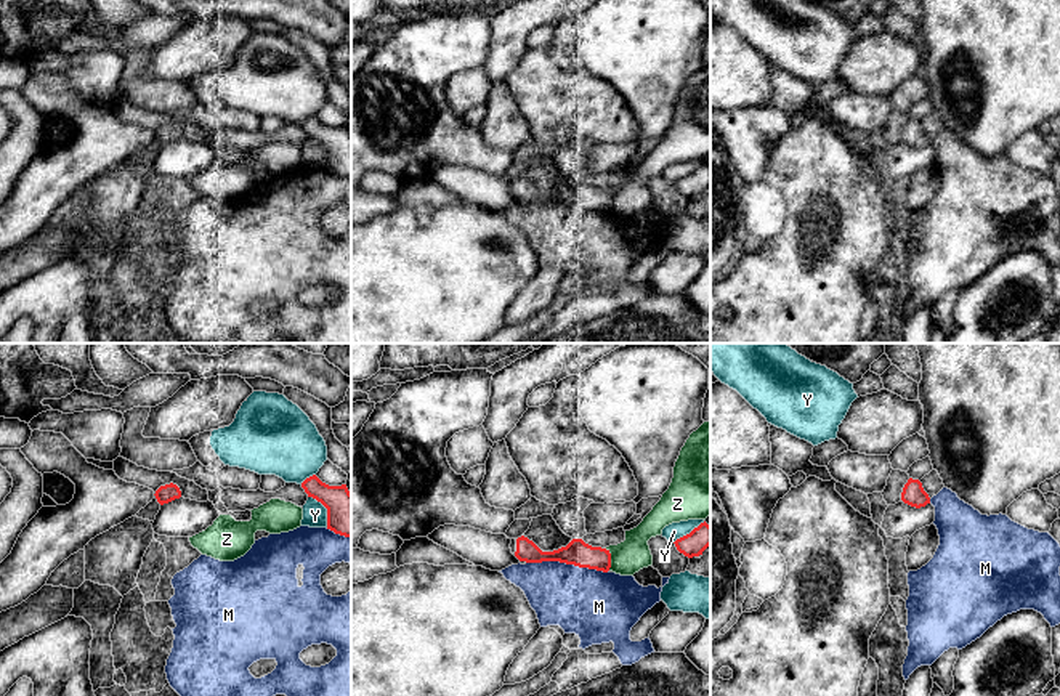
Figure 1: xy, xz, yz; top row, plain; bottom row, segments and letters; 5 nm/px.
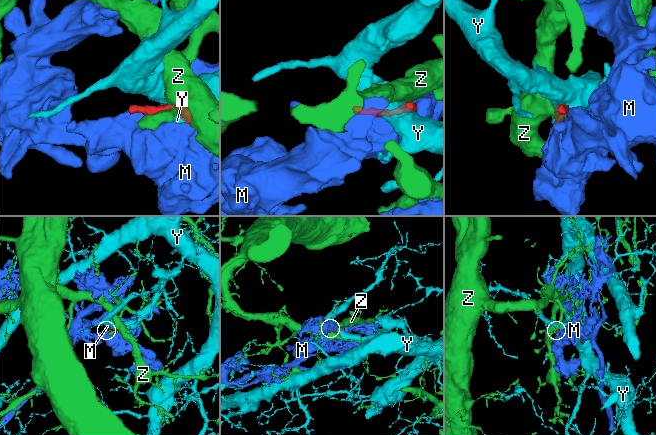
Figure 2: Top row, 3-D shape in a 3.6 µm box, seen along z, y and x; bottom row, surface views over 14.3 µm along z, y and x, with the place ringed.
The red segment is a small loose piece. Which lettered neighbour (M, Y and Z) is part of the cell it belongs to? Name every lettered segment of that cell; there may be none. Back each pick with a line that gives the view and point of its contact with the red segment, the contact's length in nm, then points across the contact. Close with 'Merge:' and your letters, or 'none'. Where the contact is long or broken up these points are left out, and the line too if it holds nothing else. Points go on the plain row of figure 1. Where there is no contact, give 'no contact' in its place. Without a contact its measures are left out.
Merge: none

